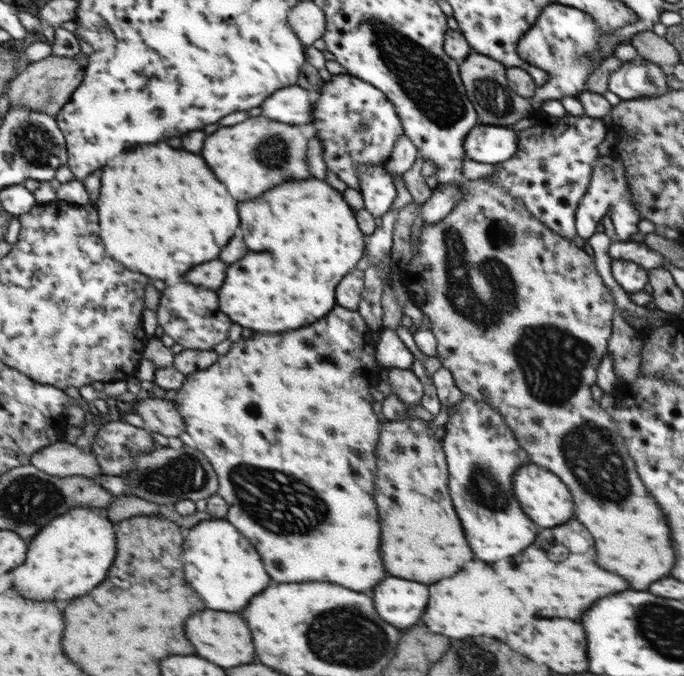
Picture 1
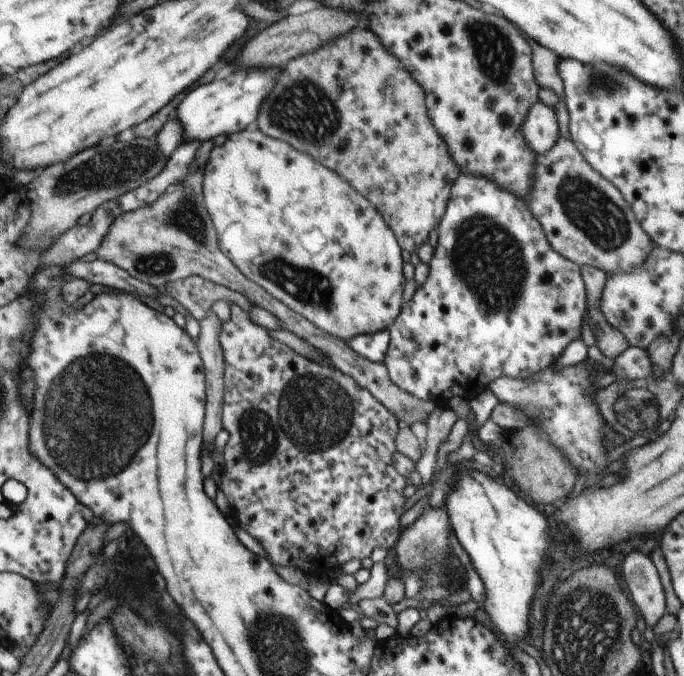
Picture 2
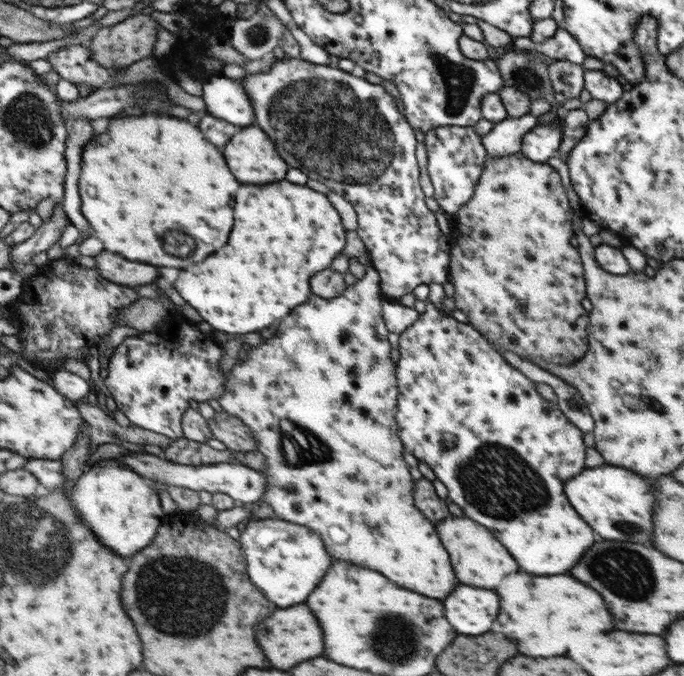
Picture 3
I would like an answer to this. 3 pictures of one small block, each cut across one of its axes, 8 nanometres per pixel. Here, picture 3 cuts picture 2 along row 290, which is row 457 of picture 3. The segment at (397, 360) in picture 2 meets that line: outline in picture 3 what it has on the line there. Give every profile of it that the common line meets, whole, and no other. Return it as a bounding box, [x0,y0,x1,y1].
[394,300,595,576]

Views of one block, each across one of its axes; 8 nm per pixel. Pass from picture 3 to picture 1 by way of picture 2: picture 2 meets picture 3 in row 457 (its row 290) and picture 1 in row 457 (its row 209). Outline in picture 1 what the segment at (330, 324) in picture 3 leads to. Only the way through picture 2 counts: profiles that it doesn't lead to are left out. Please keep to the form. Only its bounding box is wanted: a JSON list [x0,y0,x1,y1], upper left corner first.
[176,305,385,590]

